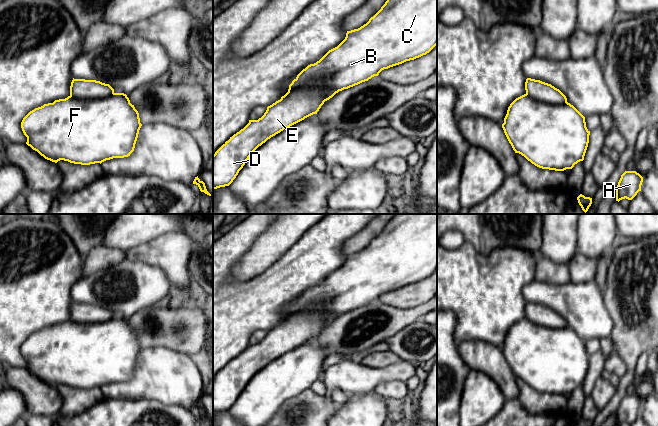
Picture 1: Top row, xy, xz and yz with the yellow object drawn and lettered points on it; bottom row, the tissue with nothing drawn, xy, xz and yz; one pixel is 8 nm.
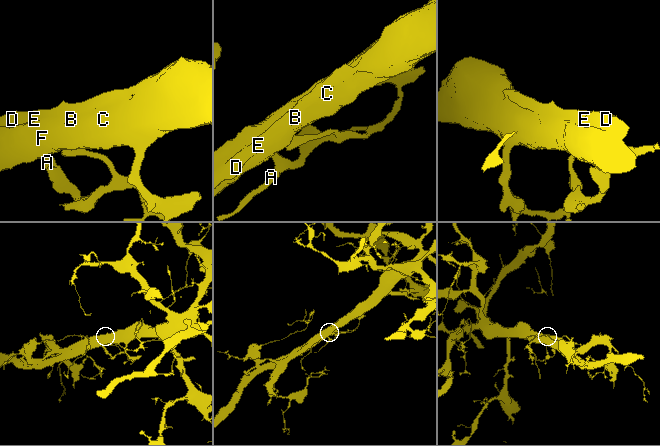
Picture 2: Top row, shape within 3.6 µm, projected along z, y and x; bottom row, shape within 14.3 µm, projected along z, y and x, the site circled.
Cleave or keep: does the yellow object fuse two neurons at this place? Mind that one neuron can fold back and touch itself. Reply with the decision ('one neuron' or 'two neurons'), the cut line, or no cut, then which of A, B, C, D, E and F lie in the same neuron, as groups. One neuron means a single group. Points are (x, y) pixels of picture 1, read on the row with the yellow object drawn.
one neuron; no cut; A B C D E F

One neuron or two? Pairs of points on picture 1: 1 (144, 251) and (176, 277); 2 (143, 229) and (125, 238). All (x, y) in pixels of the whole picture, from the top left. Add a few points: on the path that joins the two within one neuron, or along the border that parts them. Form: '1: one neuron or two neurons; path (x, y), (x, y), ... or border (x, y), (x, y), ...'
1: one neuron; path (153, 253), (170, 268)
2: one neuron; path (139, 229), (134, 229), (129, 234)

